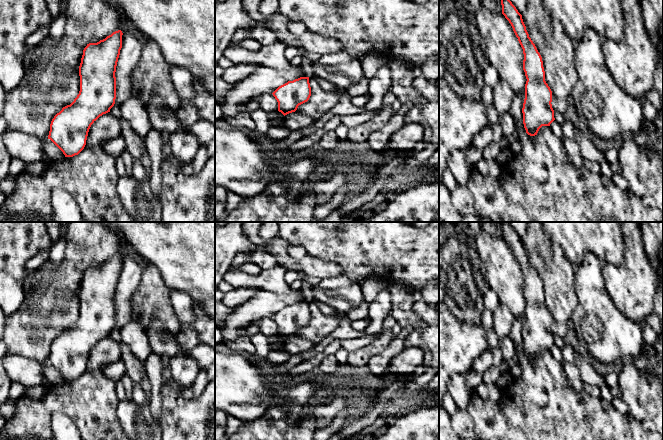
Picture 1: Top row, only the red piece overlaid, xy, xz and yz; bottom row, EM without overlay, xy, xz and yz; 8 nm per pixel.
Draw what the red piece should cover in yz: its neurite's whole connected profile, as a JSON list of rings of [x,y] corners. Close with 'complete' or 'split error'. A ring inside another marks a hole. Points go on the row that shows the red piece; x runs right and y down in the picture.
[[[501,0],[501,5],[502,14],[511,24],[523,49],[523,70],[527,79],[522,108],[523,124],[526,133],[535,136],[542,126],[550,126],[555,120],[552,91],[545,81],[542,57],[529,37],[522,15],[510,0]]]; complete

